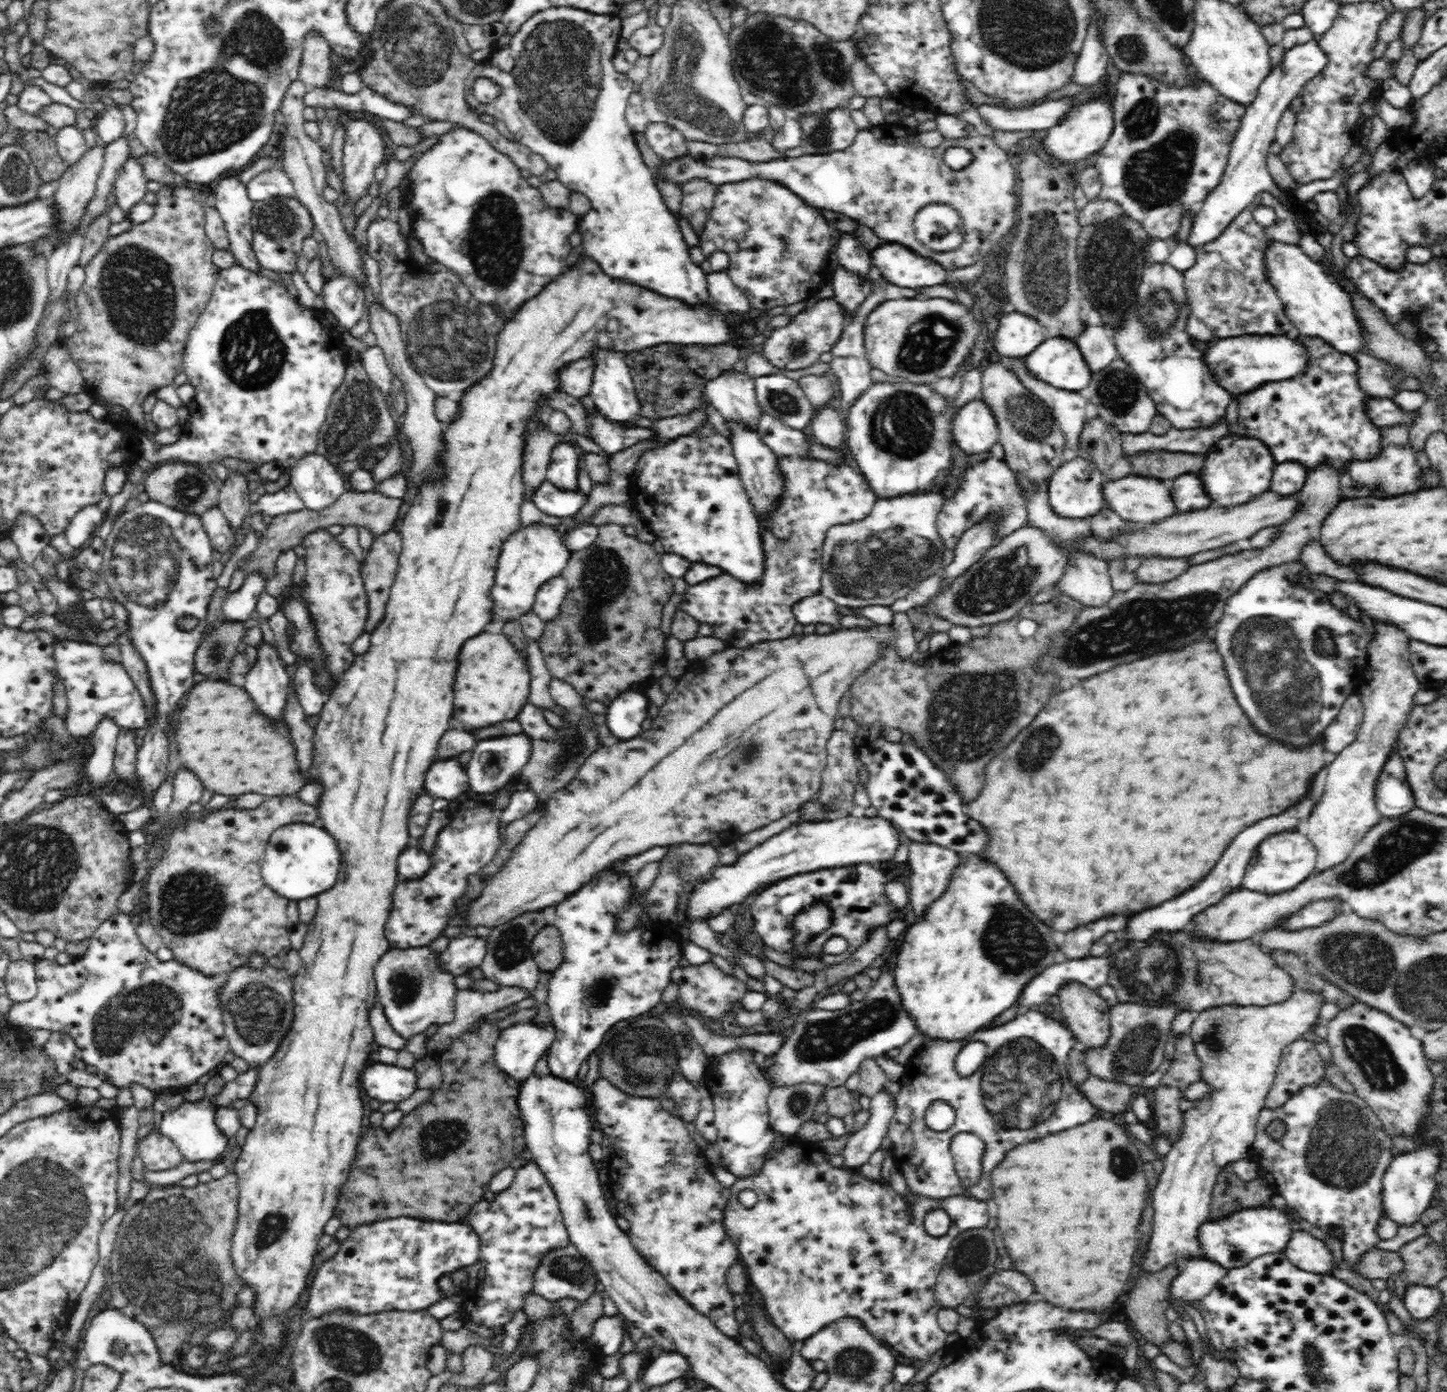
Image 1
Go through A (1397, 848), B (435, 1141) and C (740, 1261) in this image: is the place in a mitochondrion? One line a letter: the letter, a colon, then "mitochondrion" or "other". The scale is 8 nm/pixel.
A: mitochondrion
B: mitochondrion
C: other

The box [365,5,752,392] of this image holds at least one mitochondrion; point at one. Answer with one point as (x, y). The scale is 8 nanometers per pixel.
(558, 79)

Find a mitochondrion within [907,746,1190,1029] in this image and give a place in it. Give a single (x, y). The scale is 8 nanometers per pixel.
(1010, 938)

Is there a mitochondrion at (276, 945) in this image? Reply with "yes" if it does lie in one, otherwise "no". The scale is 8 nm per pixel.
no

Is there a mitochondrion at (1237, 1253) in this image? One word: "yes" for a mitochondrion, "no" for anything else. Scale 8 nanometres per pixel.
yes

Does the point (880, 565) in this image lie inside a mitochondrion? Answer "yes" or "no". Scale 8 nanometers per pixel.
yes

